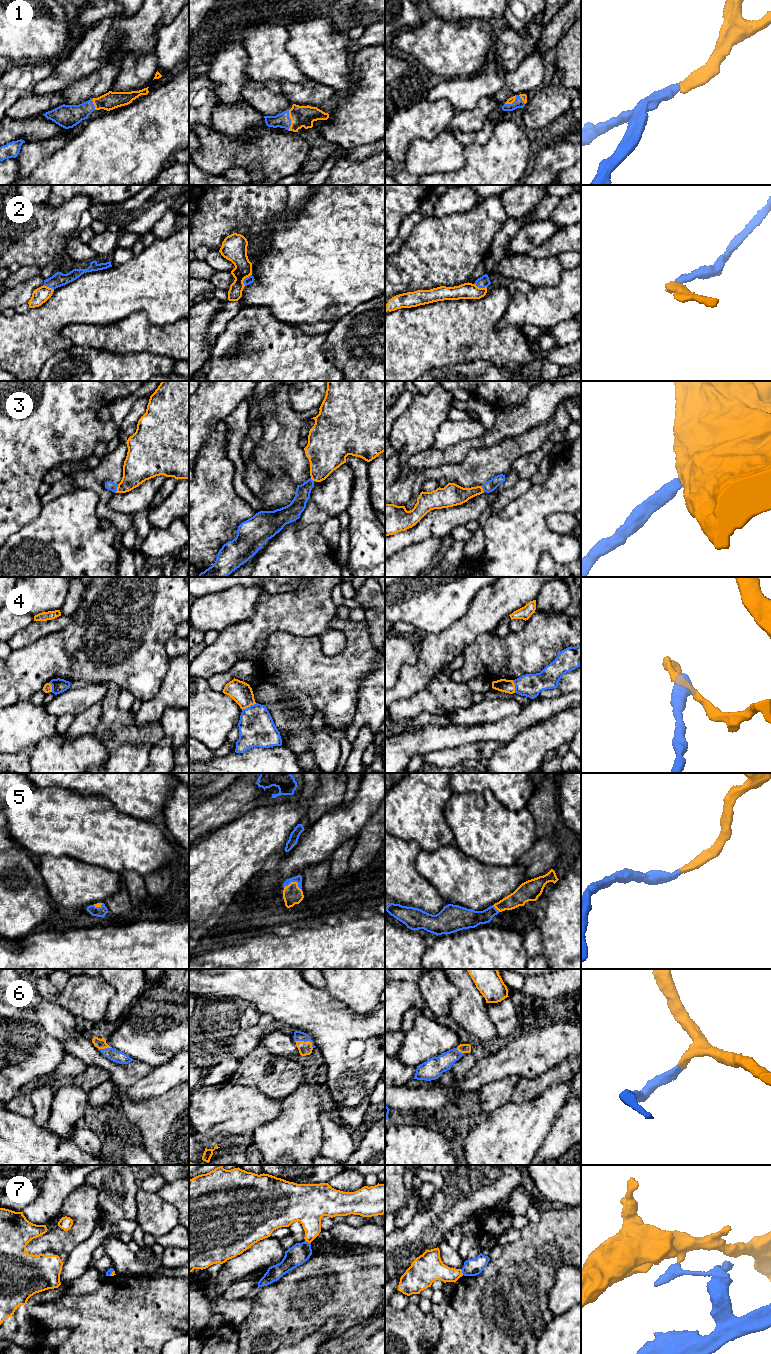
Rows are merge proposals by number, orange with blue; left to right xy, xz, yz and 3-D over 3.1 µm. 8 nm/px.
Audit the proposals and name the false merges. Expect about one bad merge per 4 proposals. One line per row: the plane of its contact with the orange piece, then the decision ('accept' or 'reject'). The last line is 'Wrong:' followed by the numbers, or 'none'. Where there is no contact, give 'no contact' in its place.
1: xz | accept
2: xz | reject
3: xy | accept
4: xz | reject
5: xz | accept
6: xz | accept
7: xz | reject
Wrong: 2, 4, 7

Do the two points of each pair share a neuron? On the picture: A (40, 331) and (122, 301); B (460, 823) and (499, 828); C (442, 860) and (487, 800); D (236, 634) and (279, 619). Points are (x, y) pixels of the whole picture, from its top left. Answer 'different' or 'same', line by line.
A: same
B: same
C: different
D: same

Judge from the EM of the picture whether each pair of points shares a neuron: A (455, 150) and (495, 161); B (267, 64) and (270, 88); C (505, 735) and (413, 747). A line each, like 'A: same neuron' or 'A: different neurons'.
A: different neurons
B: different neurons
C: same neuron

